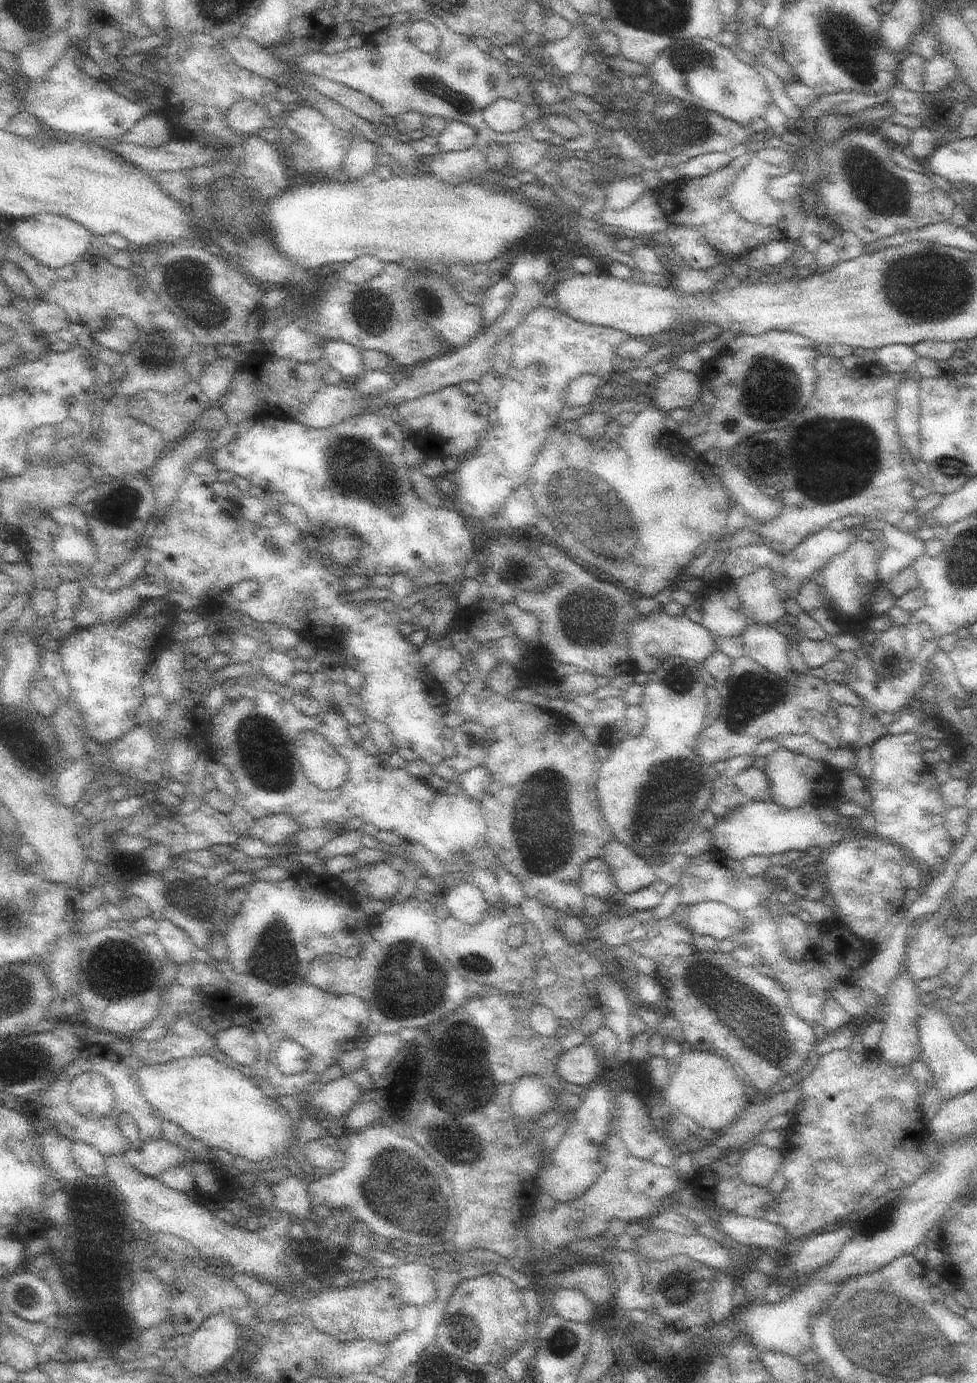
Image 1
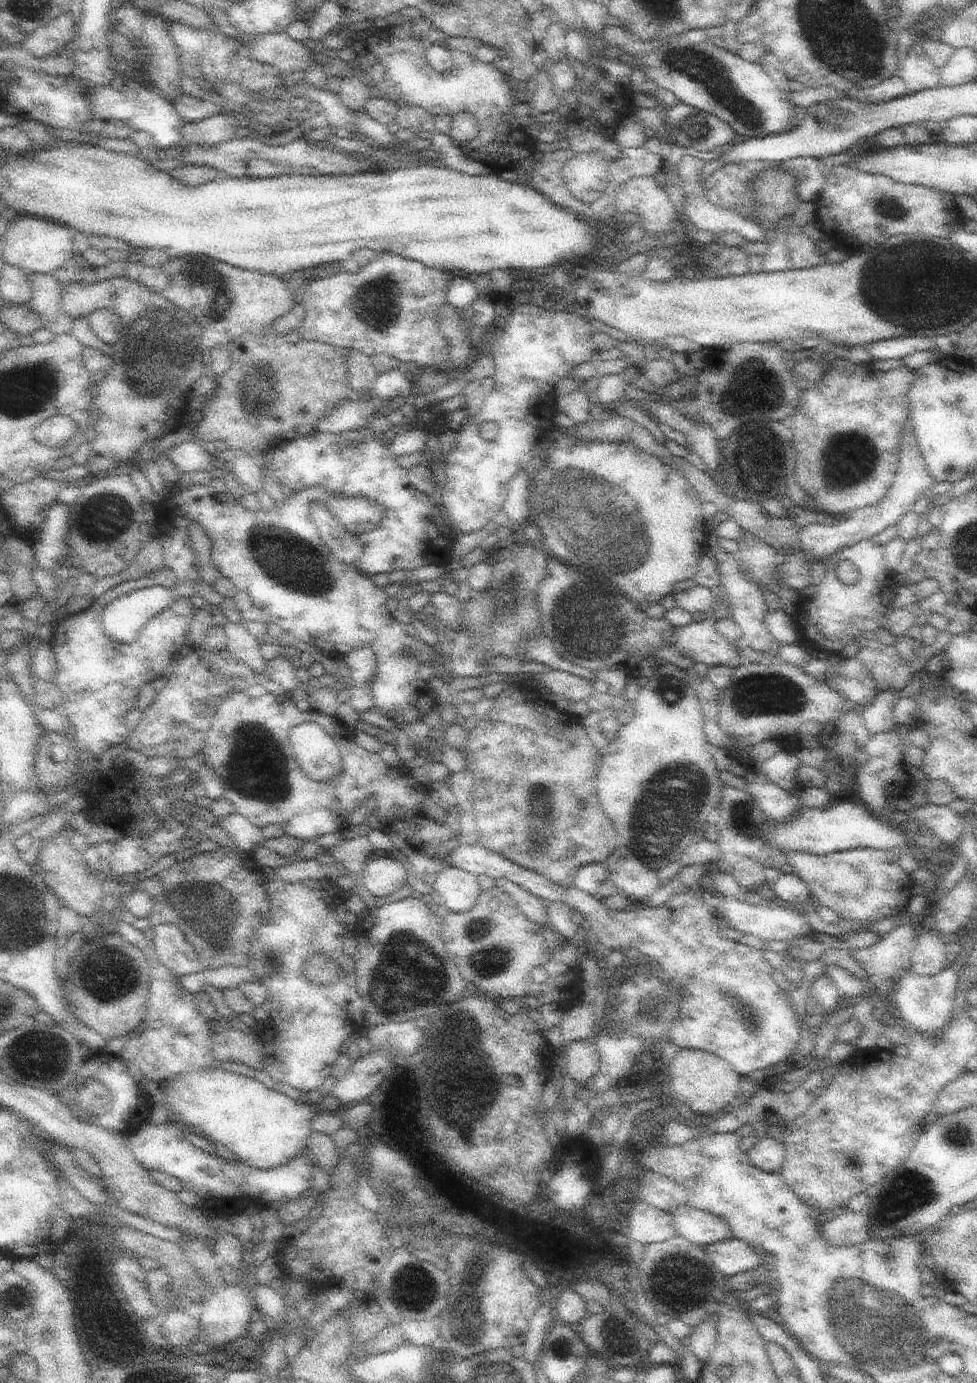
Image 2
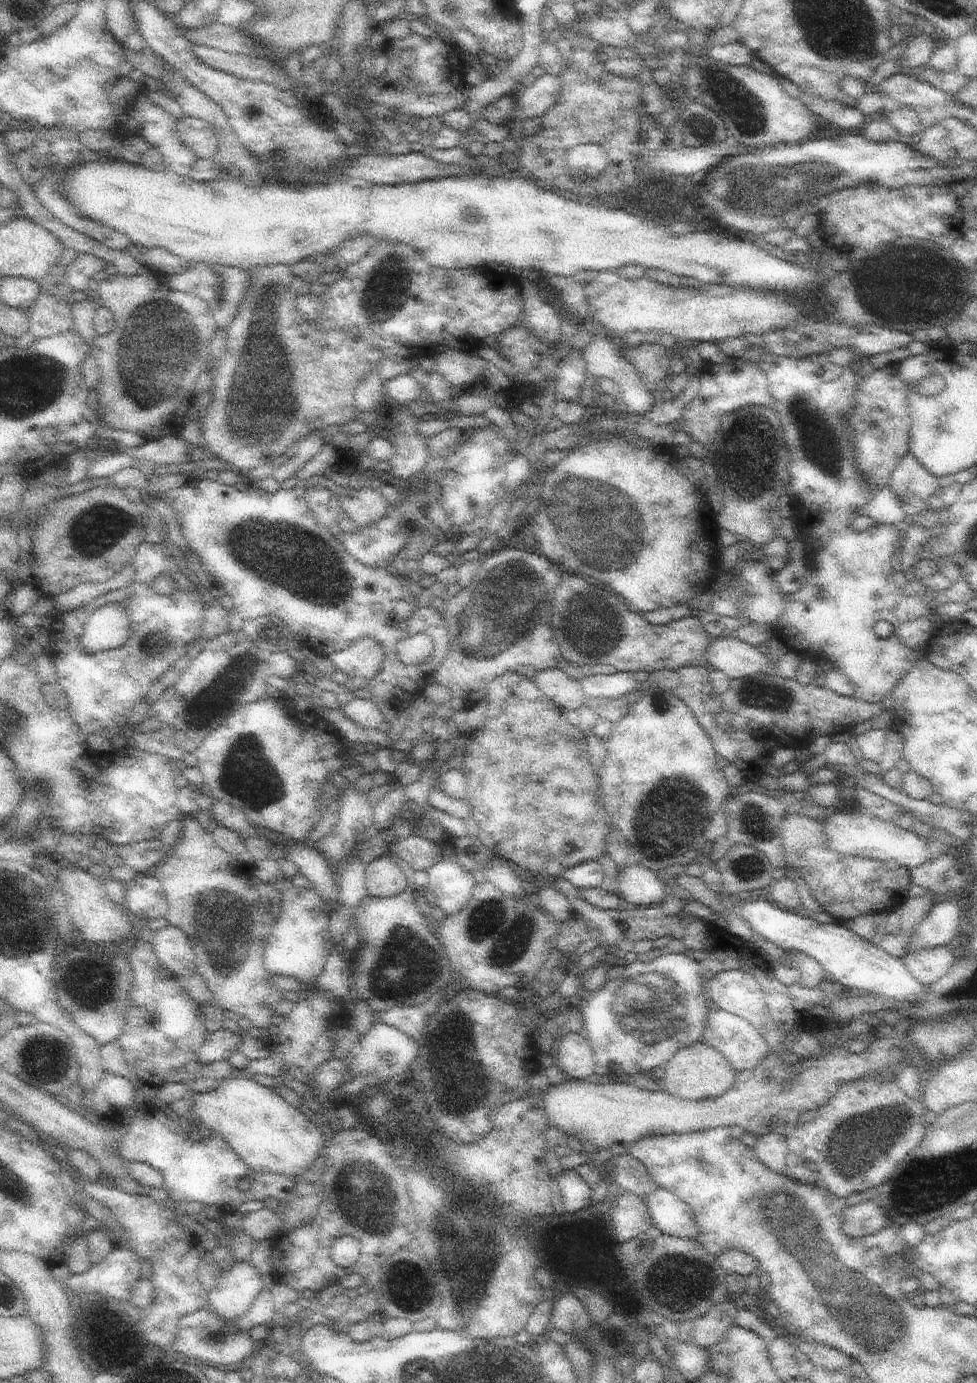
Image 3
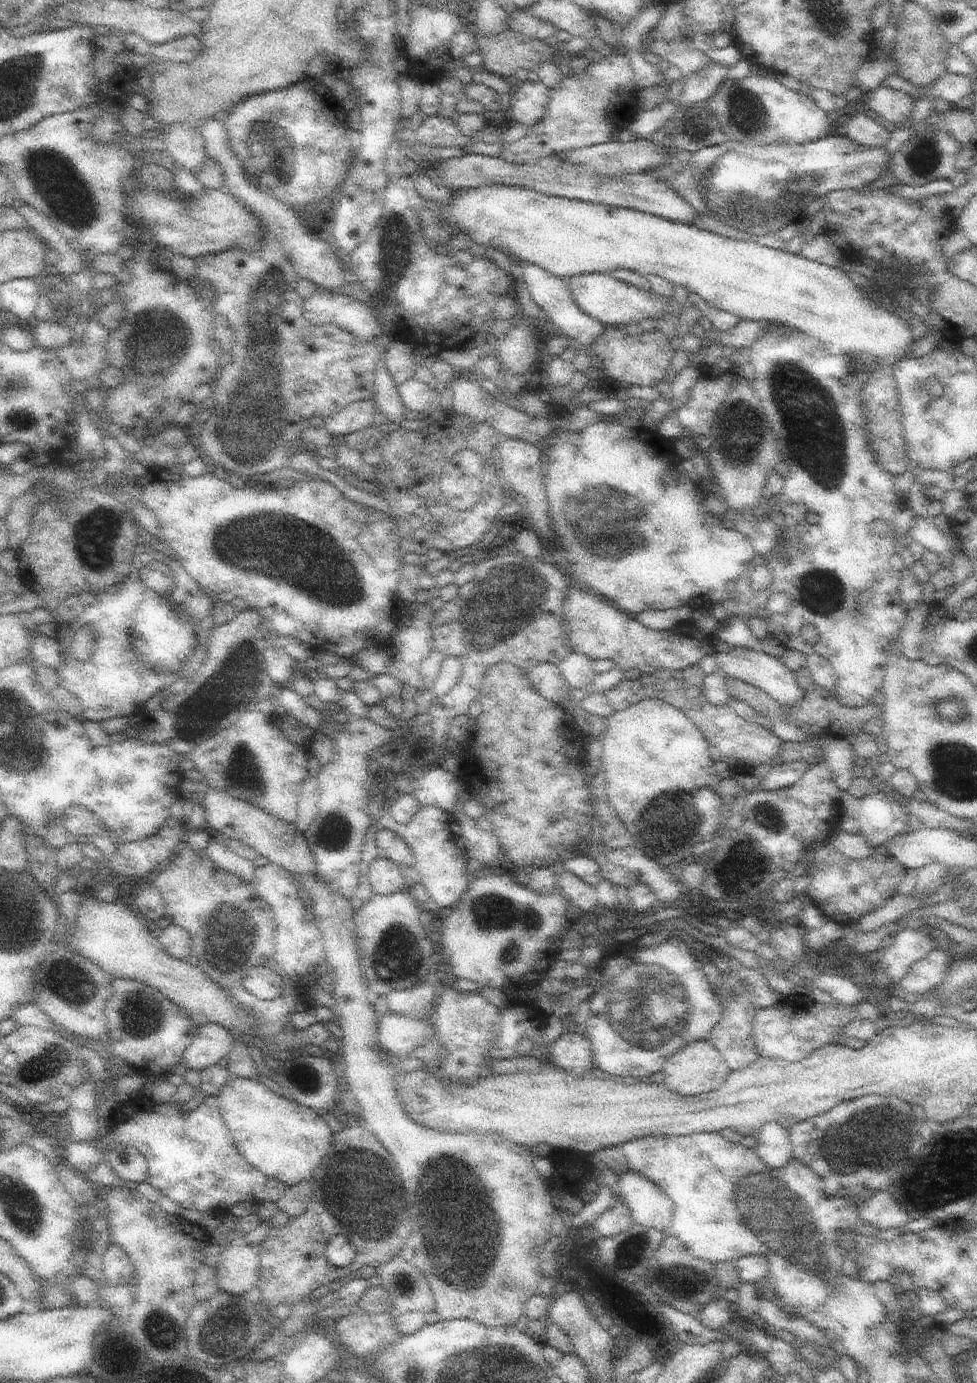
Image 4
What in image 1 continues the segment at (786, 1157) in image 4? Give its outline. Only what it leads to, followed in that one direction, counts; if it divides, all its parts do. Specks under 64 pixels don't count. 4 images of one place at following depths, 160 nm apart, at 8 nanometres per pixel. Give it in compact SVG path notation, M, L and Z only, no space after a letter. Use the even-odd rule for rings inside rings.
M755 1141L744 1149L742 1160L739 1162L738 1174L746 1184L769 1187L778 1169L784 1163L782 1151L766 1144Z

